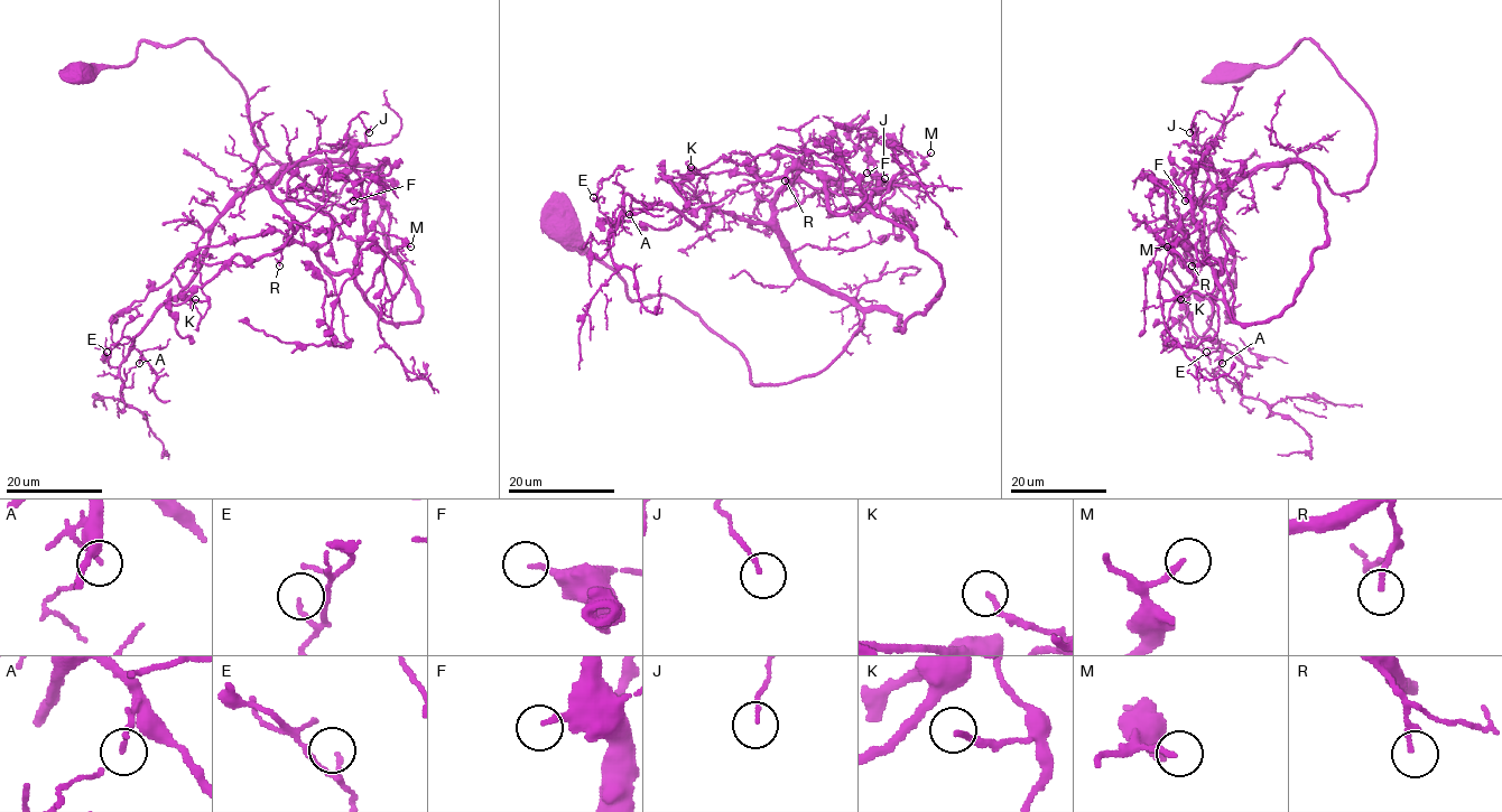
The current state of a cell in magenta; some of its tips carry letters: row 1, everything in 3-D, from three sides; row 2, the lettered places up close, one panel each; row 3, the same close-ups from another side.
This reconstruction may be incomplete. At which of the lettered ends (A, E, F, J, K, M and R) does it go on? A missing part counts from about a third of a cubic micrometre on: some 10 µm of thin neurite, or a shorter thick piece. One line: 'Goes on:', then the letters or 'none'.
Goes on: R

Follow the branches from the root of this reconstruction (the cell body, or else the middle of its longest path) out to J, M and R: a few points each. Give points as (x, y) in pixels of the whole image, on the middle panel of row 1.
J: (566, 220), (633, 300), (675, 297), (753, 384), (782, 384), (864, 315), (803, 272), (776, 213), (884, 178)
M: (566, 220), (633, 300), (782, 384), (864, 315), (773, 199), (881, 192), (930, 152)
R: (566, 220), (633, 300), (782, 384), (864, 317), (799, 268), (773, 205), (798, 162), (785, 180)

